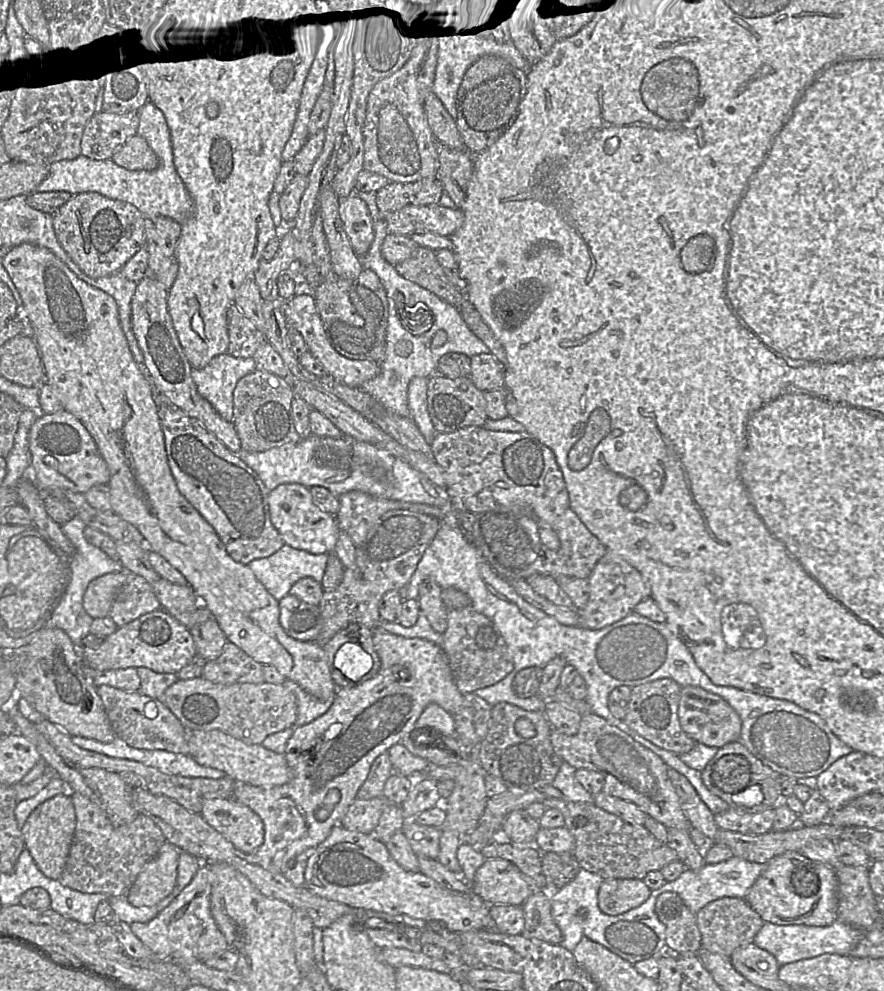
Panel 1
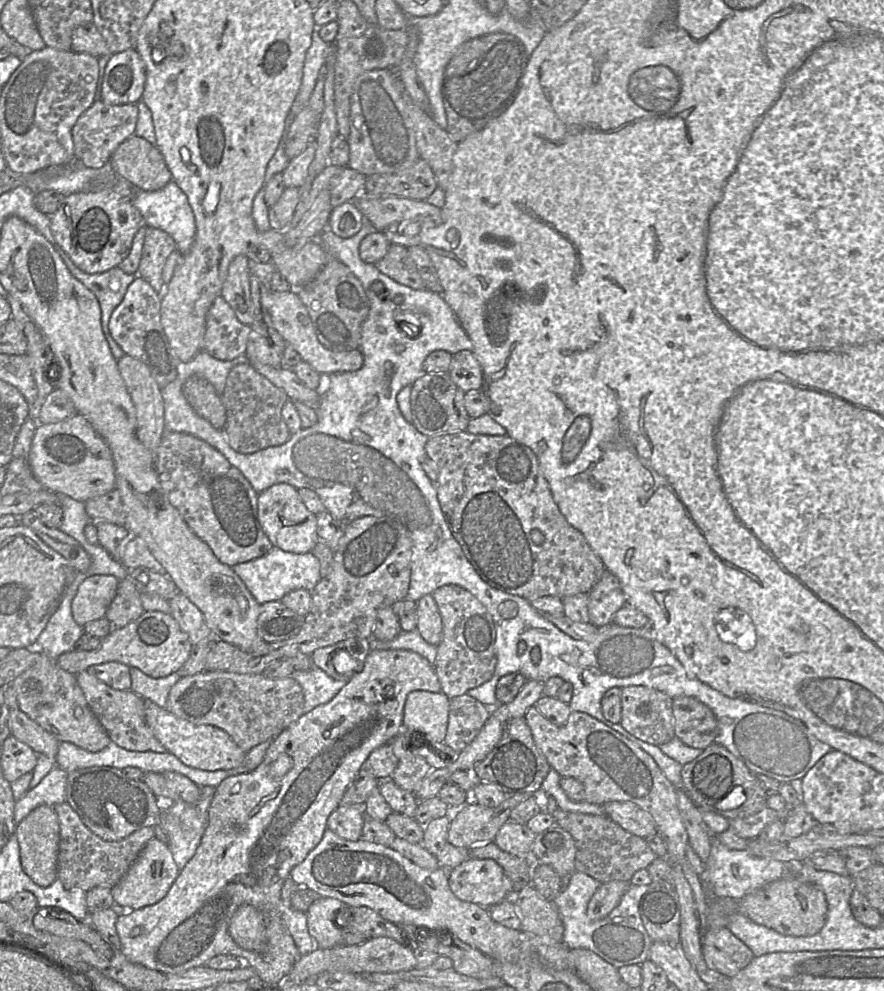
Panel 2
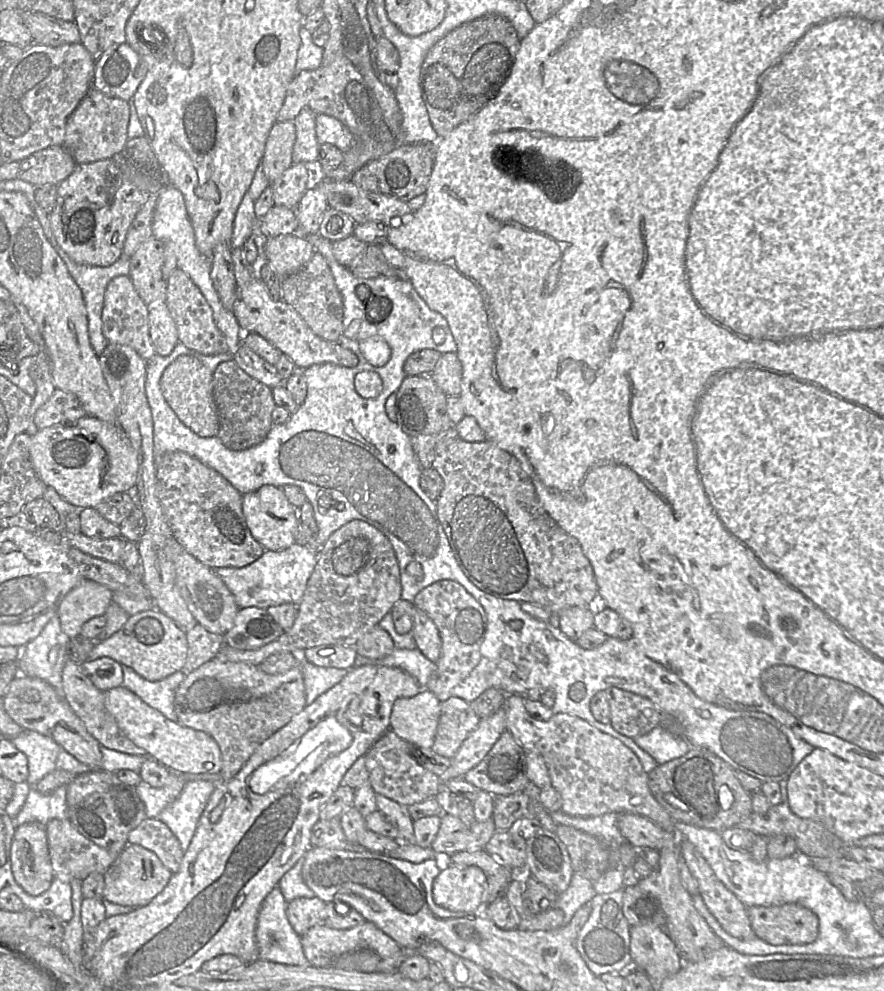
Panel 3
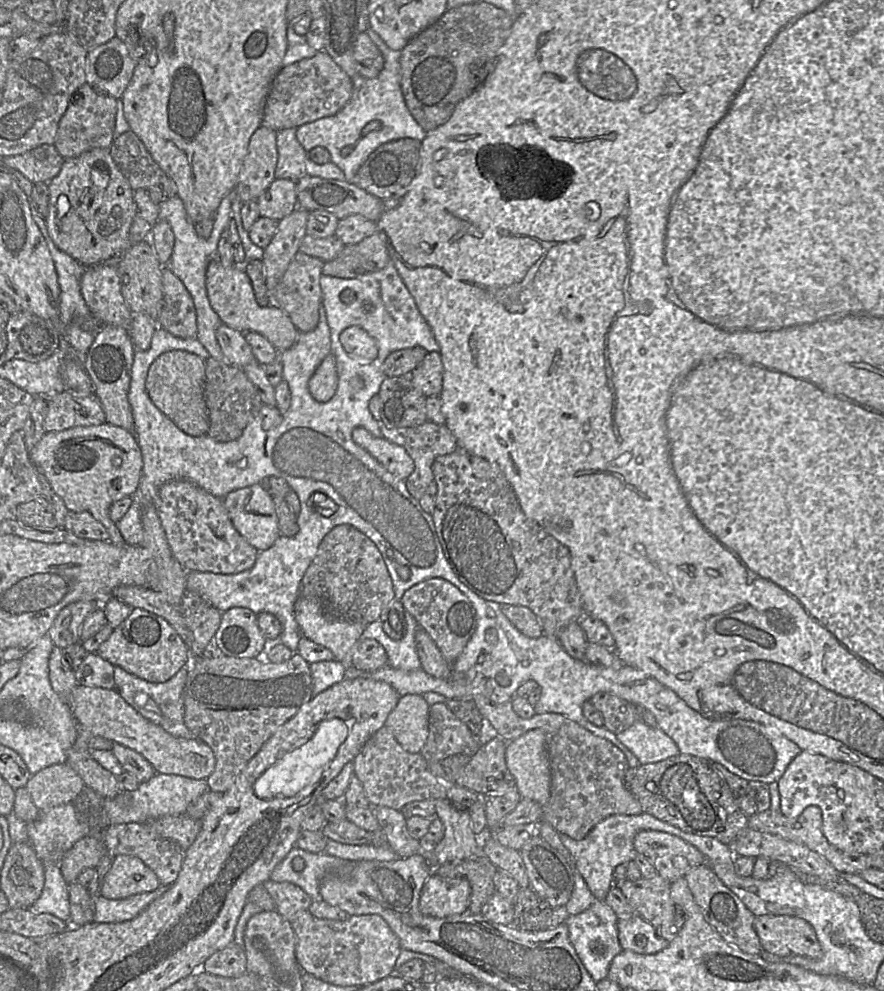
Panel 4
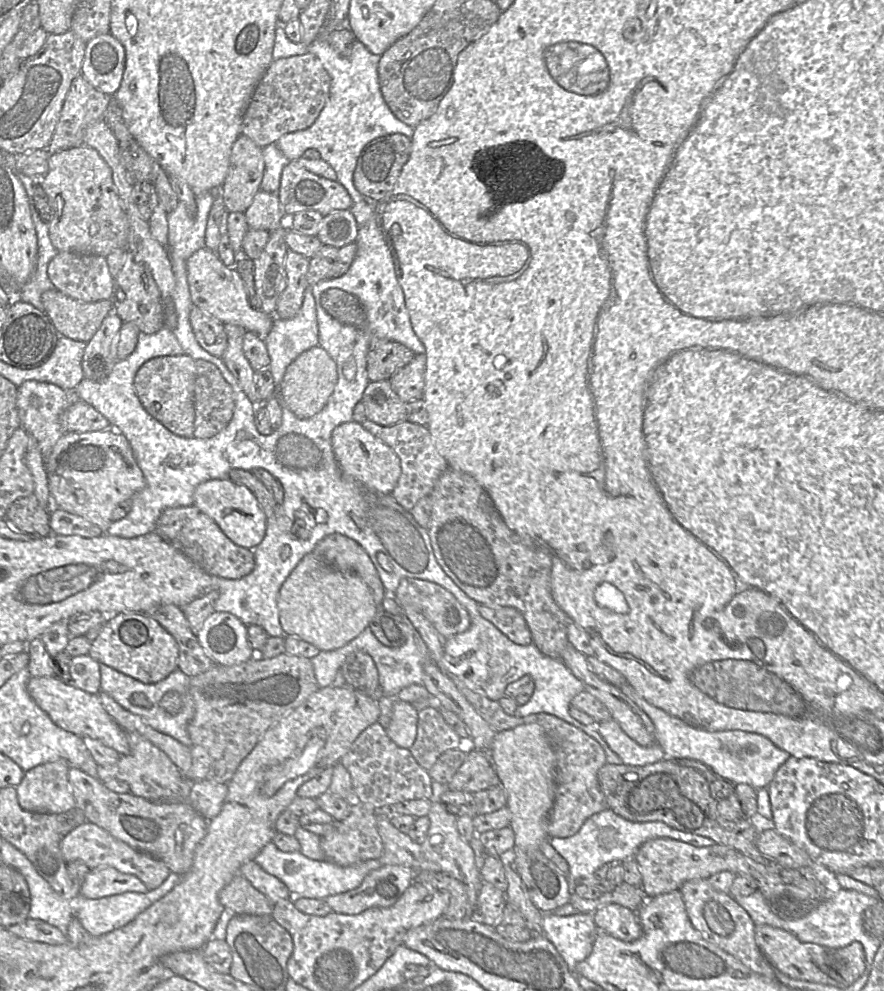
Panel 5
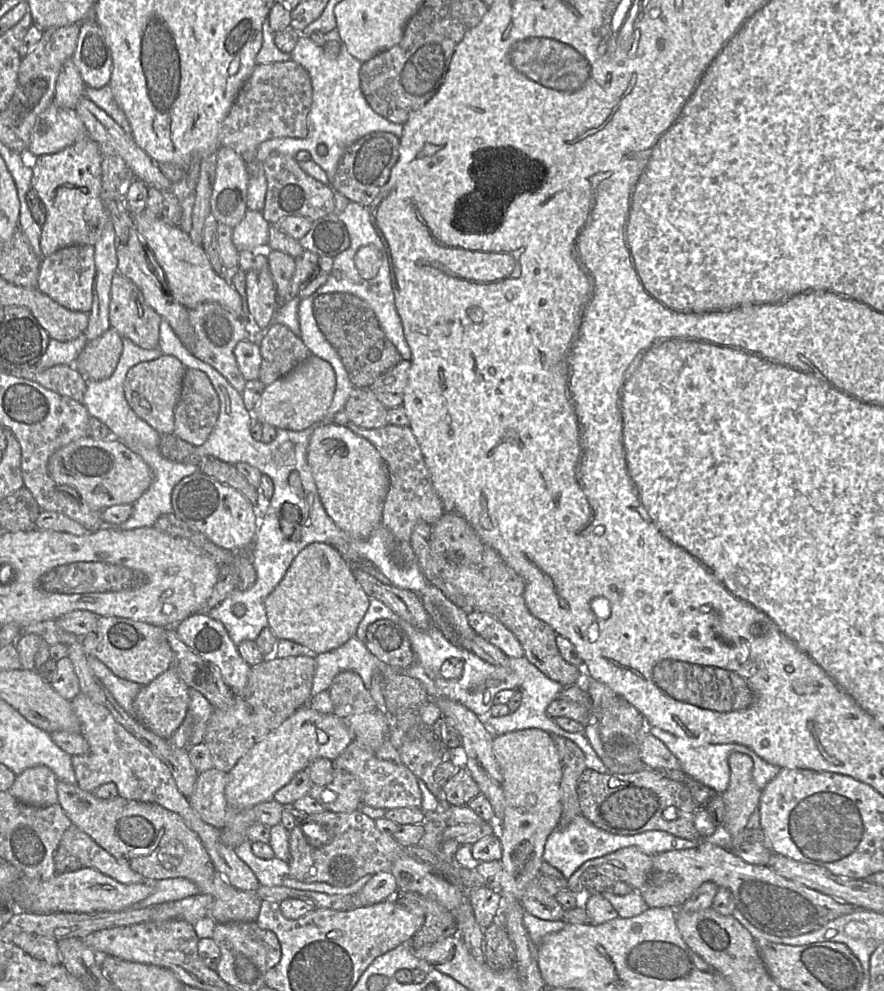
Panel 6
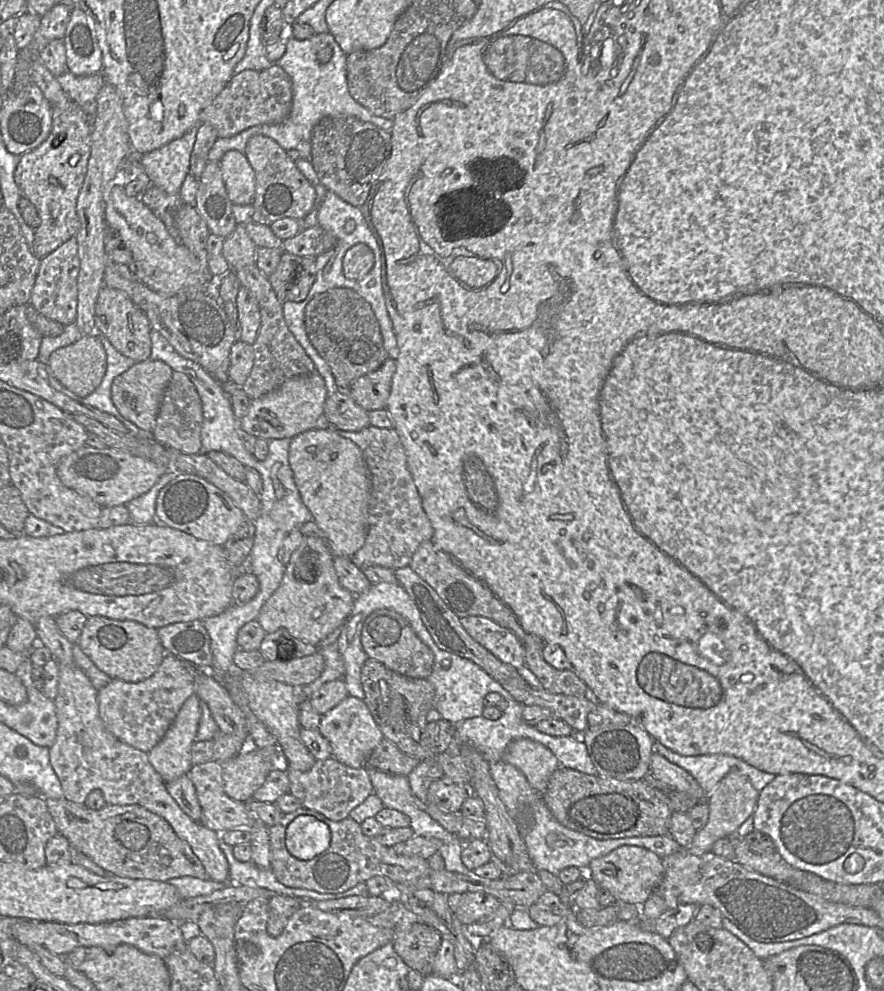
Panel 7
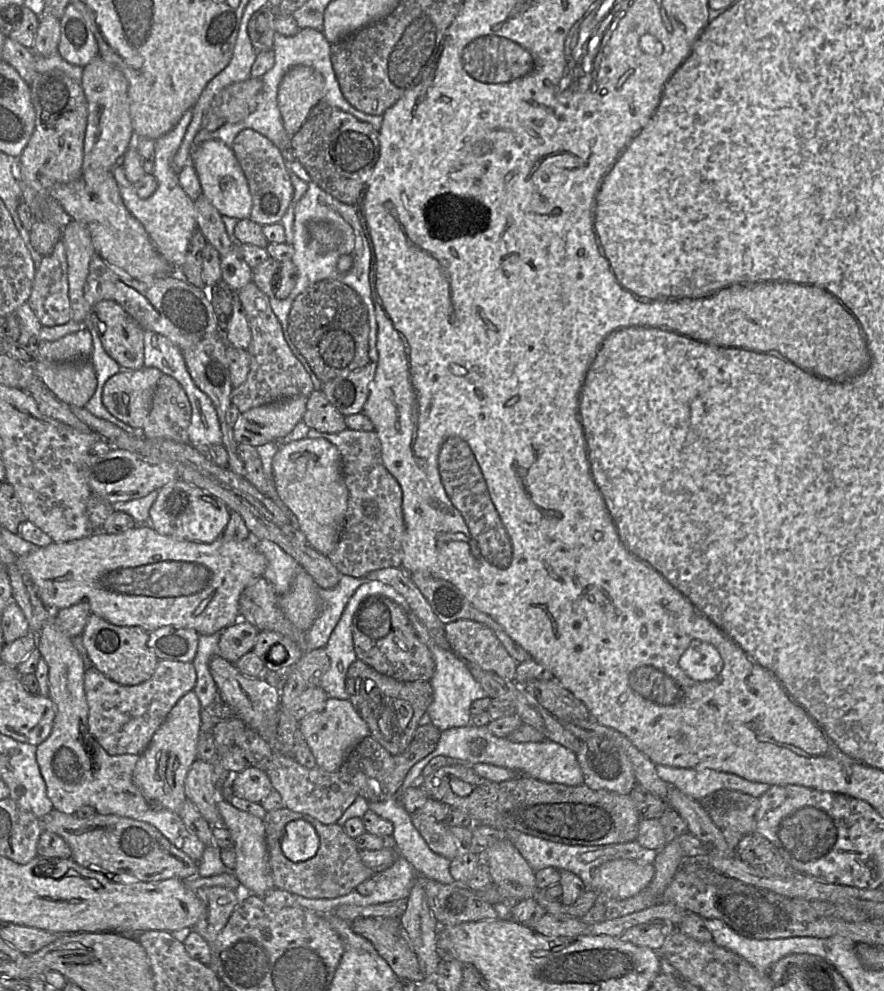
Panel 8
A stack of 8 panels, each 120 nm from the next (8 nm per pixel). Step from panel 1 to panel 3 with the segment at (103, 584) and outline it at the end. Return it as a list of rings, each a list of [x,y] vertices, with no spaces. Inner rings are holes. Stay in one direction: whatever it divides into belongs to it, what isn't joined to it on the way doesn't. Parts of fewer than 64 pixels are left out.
[[[83,579],[60,603],[57,615],[62,631],[71,639],[79,636],[86,622],[105,615],[113,595],[106,586]]]

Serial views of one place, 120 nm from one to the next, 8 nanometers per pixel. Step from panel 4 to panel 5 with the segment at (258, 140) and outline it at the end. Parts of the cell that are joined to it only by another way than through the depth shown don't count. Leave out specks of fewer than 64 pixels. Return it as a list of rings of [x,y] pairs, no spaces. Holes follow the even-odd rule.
[[[240,135],[234,142],[221,195],[229,213],[245,212],[260,191],[265,170],[263,148]]]

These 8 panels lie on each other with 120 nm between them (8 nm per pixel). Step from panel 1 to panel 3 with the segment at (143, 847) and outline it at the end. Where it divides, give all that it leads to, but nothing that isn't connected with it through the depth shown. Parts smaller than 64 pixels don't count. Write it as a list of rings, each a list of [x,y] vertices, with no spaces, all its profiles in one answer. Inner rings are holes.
[[[53,819],[46,825],[48,848],[54,877],[63,882],[84,880],[92,873],[105,874],[118,856],[80,834],[69,819]]]

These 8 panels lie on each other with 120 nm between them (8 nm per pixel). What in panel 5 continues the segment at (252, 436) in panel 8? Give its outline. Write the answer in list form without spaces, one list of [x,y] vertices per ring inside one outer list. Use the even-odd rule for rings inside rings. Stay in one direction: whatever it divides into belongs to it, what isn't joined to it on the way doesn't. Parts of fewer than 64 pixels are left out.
[[[313,347],[300,354],[286,369],[277,387],[277,397],[282,408],[287,408],[299,419],[308,419],[318,414],[327,404],[337,383],[337,365],[326,350]]]

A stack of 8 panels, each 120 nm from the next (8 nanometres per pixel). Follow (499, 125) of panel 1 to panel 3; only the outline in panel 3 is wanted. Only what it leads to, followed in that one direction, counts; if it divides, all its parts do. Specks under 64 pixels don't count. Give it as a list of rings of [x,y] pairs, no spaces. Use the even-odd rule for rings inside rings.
[[[488,14],[461,24],[429,50],[421,66],[420,85],[431,124],[440,137],[469,120],[497,94],[511,72],[520,40],[507,18]]]

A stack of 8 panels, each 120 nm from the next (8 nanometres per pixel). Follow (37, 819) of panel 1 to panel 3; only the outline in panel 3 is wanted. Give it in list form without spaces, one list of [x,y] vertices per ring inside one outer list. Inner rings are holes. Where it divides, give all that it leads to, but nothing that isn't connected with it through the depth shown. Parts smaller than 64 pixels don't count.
[[[29,822],[15,828],[10,851],[12,874],[26,893],[39,896],[54,879],[46,826]]]

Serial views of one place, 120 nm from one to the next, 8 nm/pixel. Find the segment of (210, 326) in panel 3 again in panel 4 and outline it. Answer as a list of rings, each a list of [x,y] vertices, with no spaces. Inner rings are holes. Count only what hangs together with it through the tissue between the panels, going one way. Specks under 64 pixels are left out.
[[[170,268],[163,271],[163,302],[157,322],[159,327],[178,338],[197,337],[194,302],[185,285]]]

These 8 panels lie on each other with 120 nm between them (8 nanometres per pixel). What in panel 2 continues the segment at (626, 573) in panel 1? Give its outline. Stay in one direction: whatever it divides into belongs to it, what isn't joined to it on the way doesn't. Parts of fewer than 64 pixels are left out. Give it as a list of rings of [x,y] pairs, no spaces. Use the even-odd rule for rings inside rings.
[[[604,570],[600,580],[588,593],[589,622],[599,627],[612,623],[615,613],[627,604],[619,579]]]

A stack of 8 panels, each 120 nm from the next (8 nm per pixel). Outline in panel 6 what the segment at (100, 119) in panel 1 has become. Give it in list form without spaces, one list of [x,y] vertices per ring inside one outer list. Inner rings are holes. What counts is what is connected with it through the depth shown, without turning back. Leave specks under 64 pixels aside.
[[[72,58],[65,61],[59,73],[54,103],[66,109],[75,109],[78,101],[85,96],[86,84],[74,65]]]

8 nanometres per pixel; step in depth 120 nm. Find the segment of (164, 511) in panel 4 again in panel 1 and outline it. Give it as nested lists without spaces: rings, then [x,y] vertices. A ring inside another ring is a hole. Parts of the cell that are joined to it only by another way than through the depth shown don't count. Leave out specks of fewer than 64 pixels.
[[[160,394],[157,396],[157,404],[164,434],[167,462],[176,485],[187,501],[213,527],[229,556],[238,563],[248,565],[253,560],[266,558],[277,552],[285,543],[271,522],[268,503],[270,490],[257,473],[238,455],[232,453],[199,421],[172,406],[168,401],[163,401]]]

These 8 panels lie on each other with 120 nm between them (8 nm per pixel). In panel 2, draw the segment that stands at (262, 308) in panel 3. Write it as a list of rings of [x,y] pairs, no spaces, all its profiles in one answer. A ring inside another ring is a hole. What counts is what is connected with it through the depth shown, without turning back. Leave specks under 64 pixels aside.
[[[269,289],[265,296],[265,304],[275,329],[285,342],[299,353],[303,361],[307,362],[321,375],[355,372],[363,366],[364,357],[360,349],[336,352],[326,348],[319,342],[307,308],[295,291],[273,292]]]

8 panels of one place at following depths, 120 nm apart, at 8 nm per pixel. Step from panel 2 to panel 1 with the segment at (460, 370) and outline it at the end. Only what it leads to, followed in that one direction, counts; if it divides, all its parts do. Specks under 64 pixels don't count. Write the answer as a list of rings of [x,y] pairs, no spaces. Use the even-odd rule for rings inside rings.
[[[482,353],[471,357],[469,378],[482,391],[503,388],[505,367],[492,353]]]

